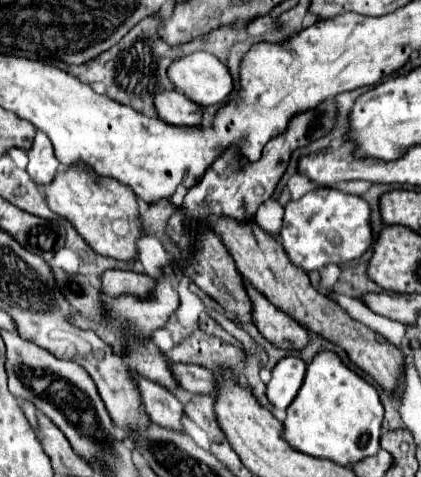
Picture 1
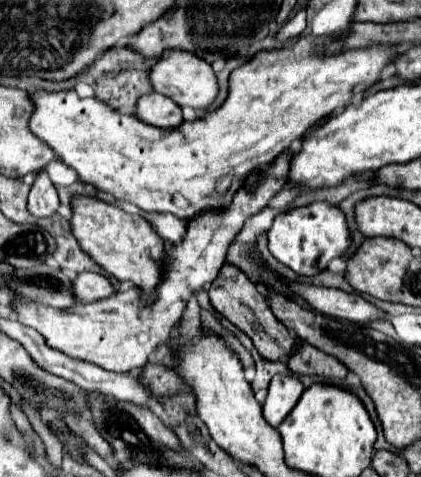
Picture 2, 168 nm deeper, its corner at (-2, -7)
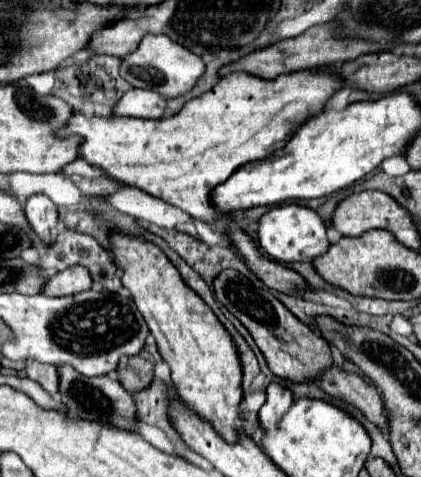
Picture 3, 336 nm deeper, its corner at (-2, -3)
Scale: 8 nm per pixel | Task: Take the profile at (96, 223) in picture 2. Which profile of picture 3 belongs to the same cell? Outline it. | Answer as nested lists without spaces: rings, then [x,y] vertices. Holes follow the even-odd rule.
[[[112,235],[112,253],[114,261],[122,265],[122,285],[132,293],[138,311],[150,327],[158,343],[158,353],[170,365],[172,385],[176,387],[178,397],[200,417],[214,423],[214,429],[226,439],[236,441],[238,431],[252,431],[258,427],[256,415],[250,415],[248,421],[240,421],[238,407],[244,397],[242,393],[242,365],[232,343],[232,337],[212,313],[212,309],[180,279],[180,273],[170,263],[170,259],[152,243],[130,237],[130,235]]]

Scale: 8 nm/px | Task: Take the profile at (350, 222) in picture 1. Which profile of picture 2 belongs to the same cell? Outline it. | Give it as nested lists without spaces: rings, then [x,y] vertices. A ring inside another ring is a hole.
[[[314,201],[310,205],[290,209],[288,213],[282,213],[274,219],[274,225],[268,231],[268,247],[270,253],[290,267],[298,275],[318,275],[328,267],[328,263],[336,257],[344,257],[352,245],[352,235],[348,229],[346,215],[340,207]]]

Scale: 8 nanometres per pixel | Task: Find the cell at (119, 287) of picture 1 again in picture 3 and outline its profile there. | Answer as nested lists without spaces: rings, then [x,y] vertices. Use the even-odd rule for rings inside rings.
[[[76,265],[66,271],[60,271],[46,279],[44,283],[44,293],[48,297],[64,297],[64,295],[76,295],[80,291],[86,291],[92,287],[92,277],[88,269]]]

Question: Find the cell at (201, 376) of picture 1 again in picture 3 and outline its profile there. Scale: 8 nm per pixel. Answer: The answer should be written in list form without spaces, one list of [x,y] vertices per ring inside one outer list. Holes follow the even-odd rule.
[[[140,355],[120,359],[120,363],[118,363],[118,367],[116,367],[116,373],[118,373],[120,385],[122,385],[128,393],[138,393],[138,391],[142,391],[144,387],[148,387],[148,385],[152,383],[152,377],[154,377],[152,363],[146,361],[146,359],[142,359]]]

